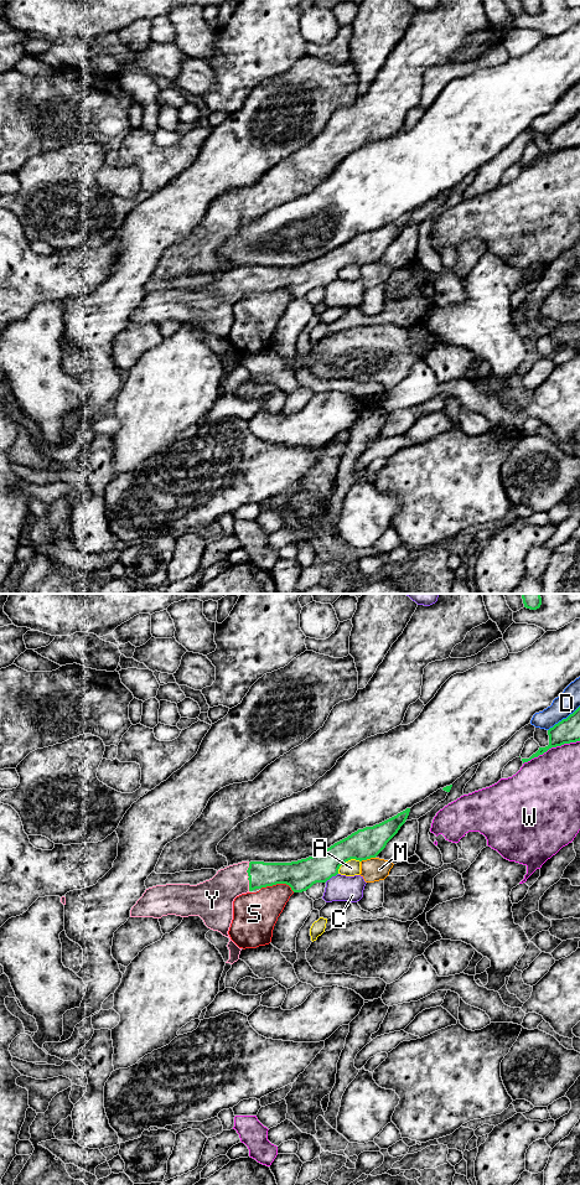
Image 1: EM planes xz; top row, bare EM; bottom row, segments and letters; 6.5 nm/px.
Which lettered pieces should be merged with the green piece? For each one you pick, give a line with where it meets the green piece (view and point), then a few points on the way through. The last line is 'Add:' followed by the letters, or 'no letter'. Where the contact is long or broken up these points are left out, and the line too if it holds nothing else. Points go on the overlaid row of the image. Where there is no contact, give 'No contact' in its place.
Y: Touches green at xz (248, 878). Path across: xz (260, 874), (248, 878), (228, 883), (215, 896)
Add: Y

